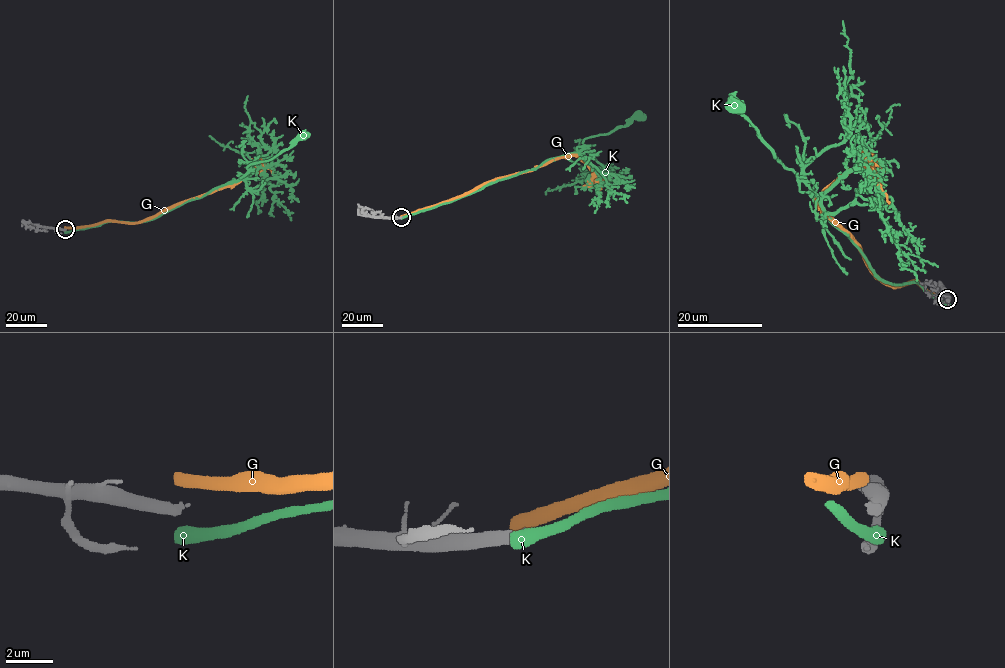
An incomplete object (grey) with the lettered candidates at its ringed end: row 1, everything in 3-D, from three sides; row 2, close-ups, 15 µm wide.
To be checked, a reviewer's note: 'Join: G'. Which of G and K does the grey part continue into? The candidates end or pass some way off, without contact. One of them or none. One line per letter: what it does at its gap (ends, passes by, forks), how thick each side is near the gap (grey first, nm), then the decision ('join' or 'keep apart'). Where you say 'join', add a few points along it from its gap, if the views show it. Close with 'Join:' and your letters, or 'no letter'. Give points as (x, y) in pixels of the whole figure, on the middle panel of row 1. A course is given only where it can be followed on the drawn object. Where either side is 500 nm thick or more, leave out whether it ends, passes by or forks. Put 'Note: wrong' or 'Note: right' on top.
Note: right
G: calibres 440 and 650 nm; join; course (401, 216), (568, 156), (577, 156), (588, 166), (599, 178), (601, 189)
K: calibres 440 and 650 nm; keep apart
Join: G

